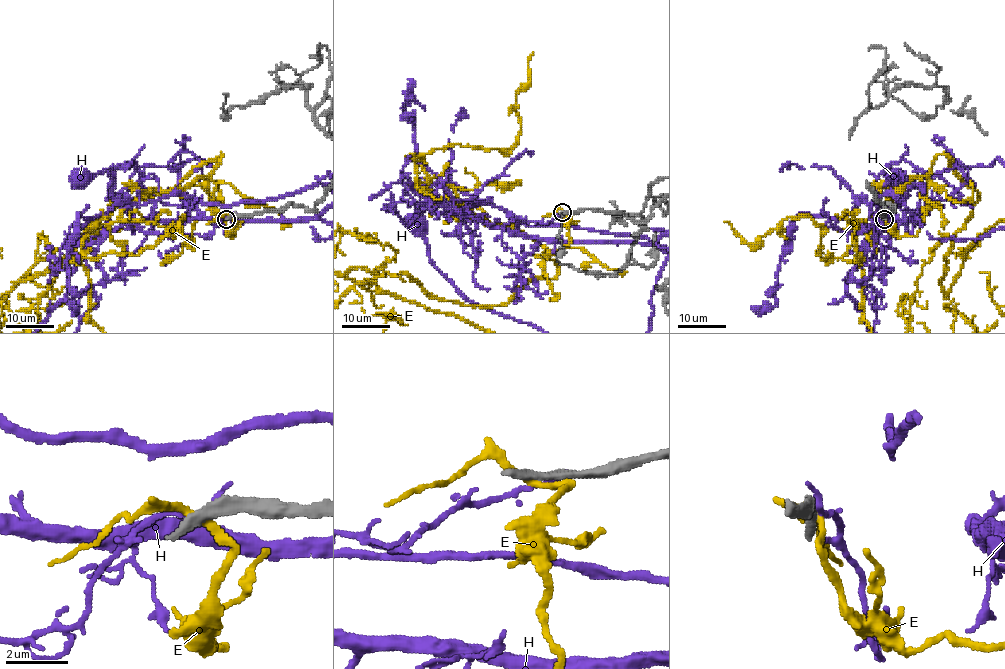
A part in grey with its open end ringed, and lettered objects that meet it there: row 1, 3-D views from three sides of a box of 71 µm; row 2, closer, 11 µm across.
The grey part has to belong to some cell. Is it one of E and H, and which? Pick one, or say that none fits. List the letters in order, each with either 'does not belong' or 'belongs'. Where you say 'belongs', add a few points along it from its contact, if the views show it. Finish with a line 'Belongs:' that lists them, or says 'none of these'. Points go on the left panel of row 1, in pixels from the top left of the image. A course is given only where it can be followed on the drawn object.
E: does not belong
H: does not belong
Belongs: none of these

